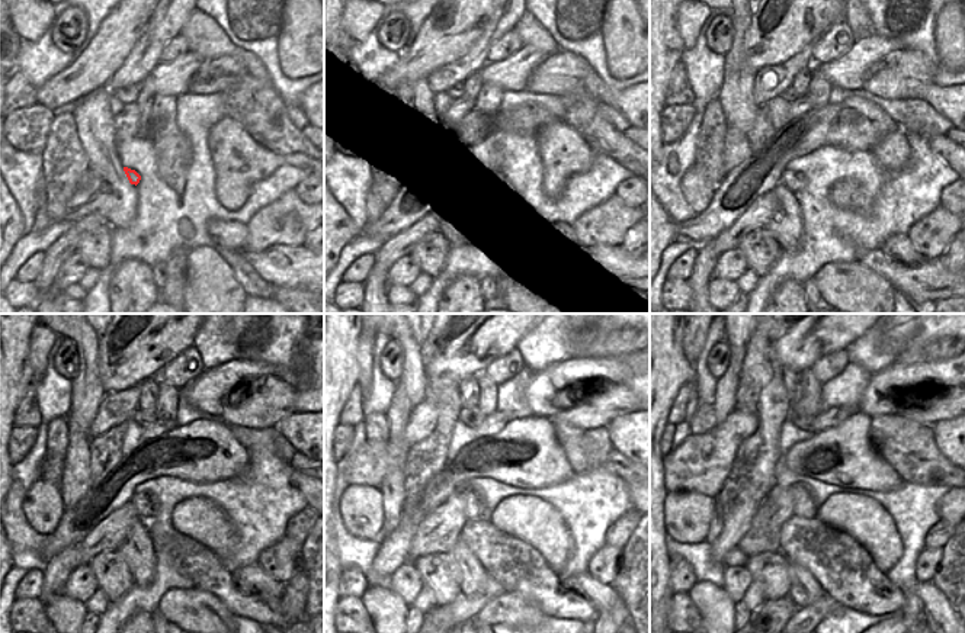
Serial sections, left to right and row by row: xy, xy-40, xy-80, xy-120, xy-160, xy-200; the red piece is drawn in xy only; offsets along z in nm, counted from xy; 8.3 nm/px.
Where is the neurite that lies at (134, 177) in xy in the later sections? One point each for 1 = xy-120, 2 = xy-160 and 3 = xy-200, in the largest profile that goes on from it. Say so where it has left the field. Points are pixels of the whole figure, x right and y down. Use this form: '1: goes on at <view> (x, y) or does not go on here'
1: goes on at xy-120 (147, 507)
2: goes on at xy-160 (475, 508)
3: goes on at xy-200 (804, 507)

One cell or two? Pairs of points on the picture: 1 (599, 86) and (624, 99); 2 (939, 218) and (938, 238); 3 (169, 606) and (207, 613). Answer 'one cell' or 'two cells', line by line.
1: one cell
2: one cell
3: one cell

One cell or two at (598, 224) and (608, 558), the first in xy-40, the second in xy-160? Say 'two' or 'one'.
one

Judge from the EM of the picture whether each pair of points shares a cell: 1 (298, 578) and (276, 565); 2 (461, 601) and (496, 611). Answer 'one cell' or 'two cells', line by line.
1: two cells
2: two cells

